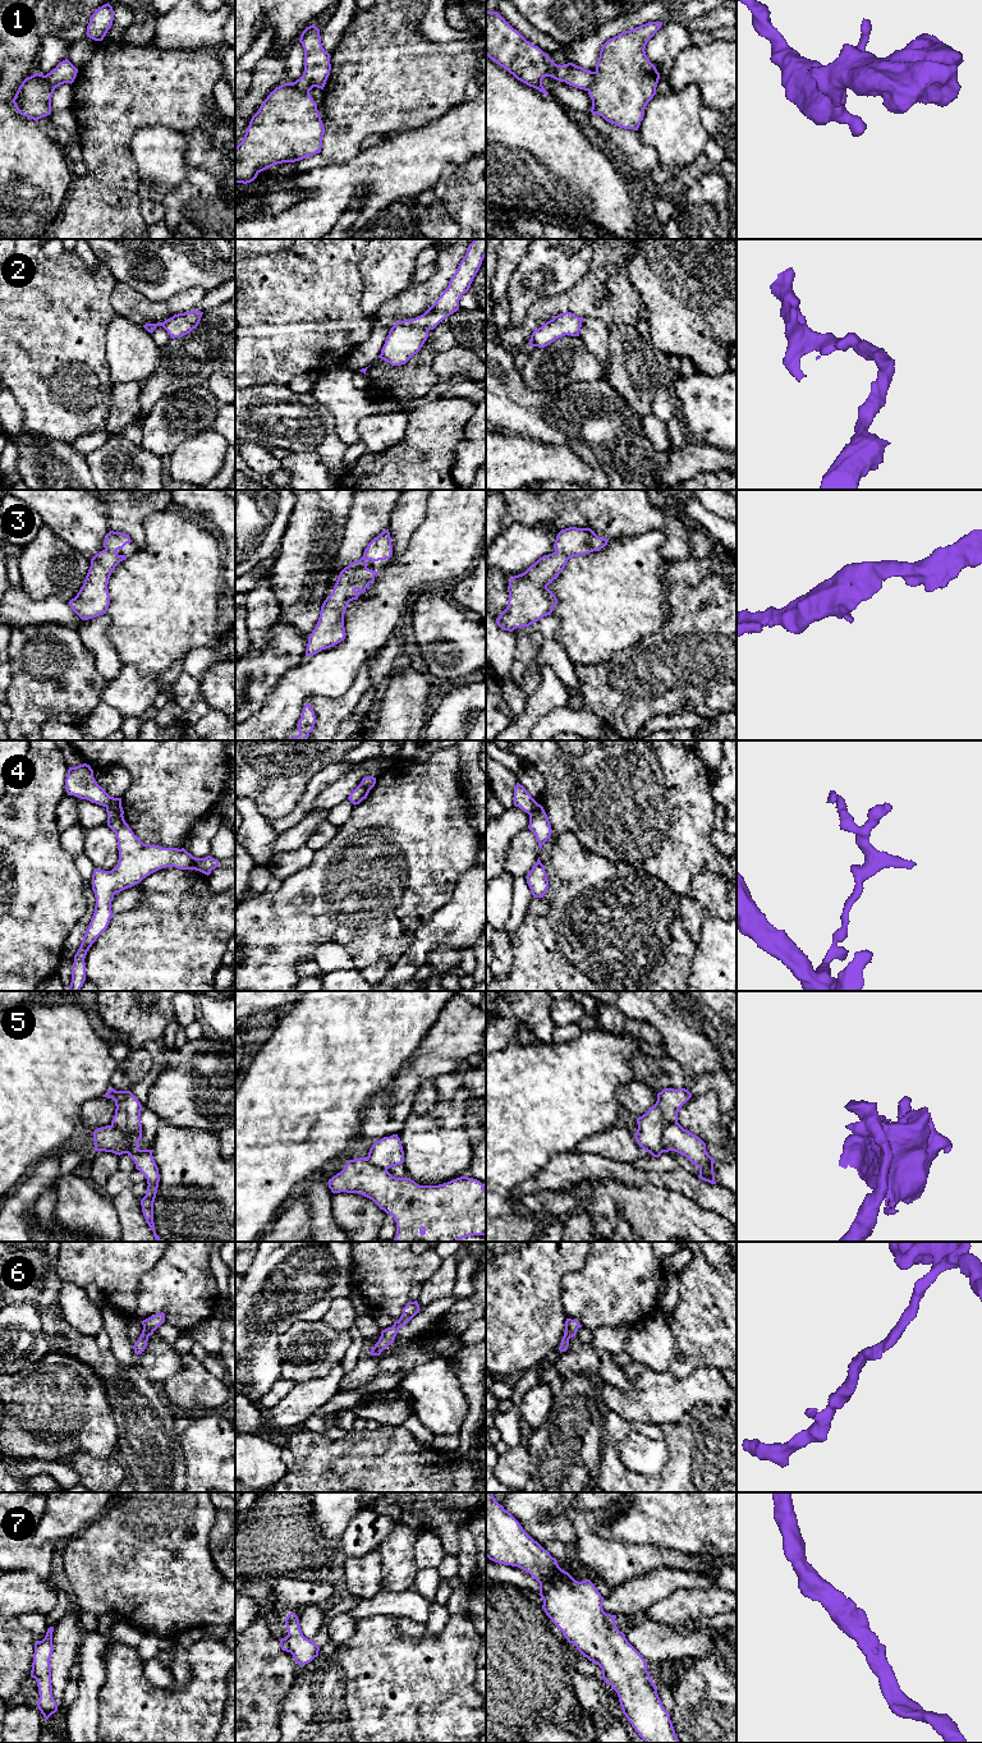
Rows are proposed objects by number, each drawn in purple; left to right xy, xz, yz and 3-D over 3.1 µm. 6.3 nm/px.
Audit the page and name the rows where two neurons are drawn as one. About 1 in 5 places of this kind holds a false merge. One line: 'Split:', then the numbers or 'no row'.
Split: 1, 4, 5

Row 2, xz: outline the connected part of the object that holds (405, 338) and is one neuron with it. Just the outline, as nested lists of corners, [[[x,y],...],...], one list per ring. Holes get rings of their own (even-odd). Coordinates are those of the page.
[[[474,239],[442,294],[423,315],[396,322],[390,329],[378,358],[391,366],[401,366],[417,354],[427,340],[428,331],[459,309],[459,301],[469,290],[485,257],[486,239]]]

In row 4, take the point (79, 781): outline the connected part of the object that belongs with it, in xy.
[[[87,763],[69,767],[65,786],[68,795],[87,799],[106,808],[110,807],[119,815],[124,815],[121,798],[110,797],[105,789],[97,784],[93,778],[93,770]]]

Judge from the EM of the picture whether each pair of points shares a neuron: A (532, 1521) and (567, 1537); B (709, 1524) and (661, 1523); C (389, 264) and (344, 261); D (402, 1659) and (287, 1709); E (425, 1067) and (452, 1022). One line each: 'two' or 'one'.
A: one
B: one
C: two
D: one
E: one

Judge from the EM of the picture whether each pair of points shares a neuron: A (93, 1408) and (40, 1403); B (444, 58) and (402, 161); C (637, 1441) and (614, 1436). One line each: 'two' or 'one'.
A: one
B: two
C: two

